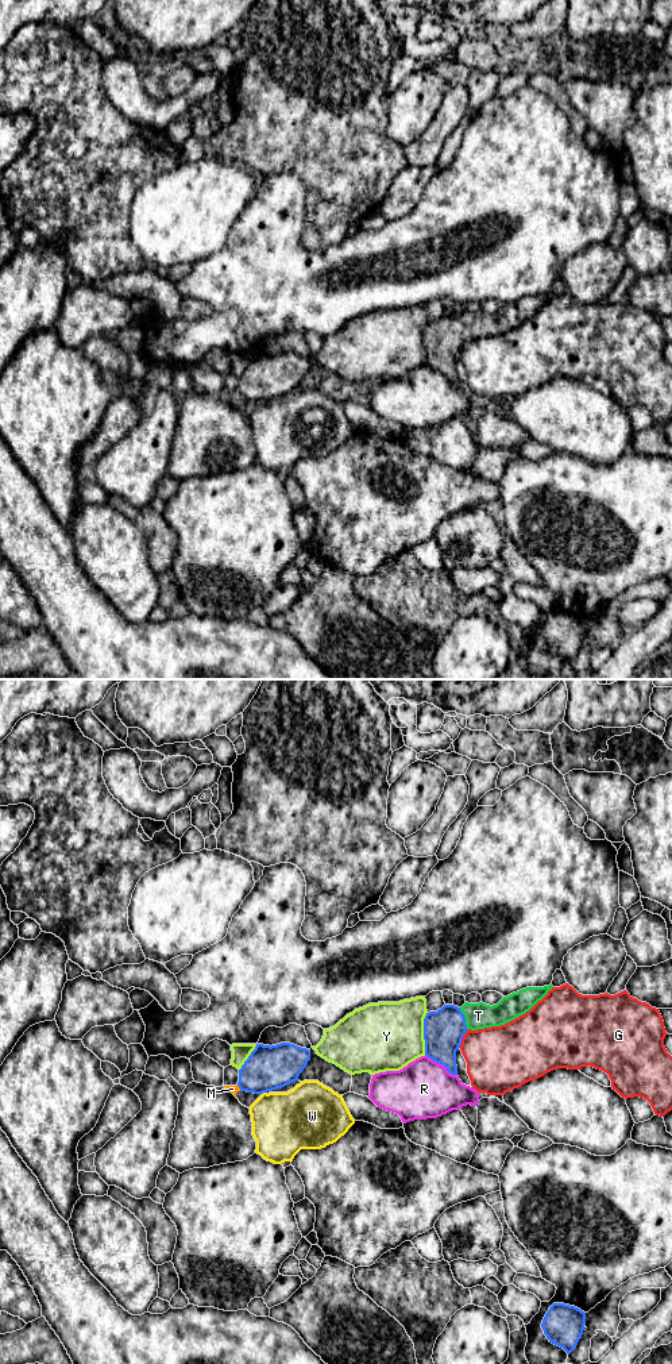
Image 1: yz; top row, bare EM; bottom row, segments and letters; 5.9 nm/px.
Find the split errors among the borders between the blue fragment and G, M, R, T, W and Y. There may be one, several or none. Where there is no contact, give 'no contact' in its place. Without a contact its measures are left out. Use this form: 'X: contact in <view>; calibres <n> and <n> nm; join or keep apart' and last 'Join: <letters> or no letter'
G: contact in yz; calibres 240 and 380 nm; keep apart
M: contact in yz; calibres 260 and 50 nm; keep apart
R: contact in yz; calibres 240 and 360 nm; keep apart
T: contact in yz; calibres 240 and 160 nm; join
W: contact in yz; calibres 260 and 360 nm; keep apart
Y: contact in yz; calibres 240 and 420 nm; keep apart
Join: T

